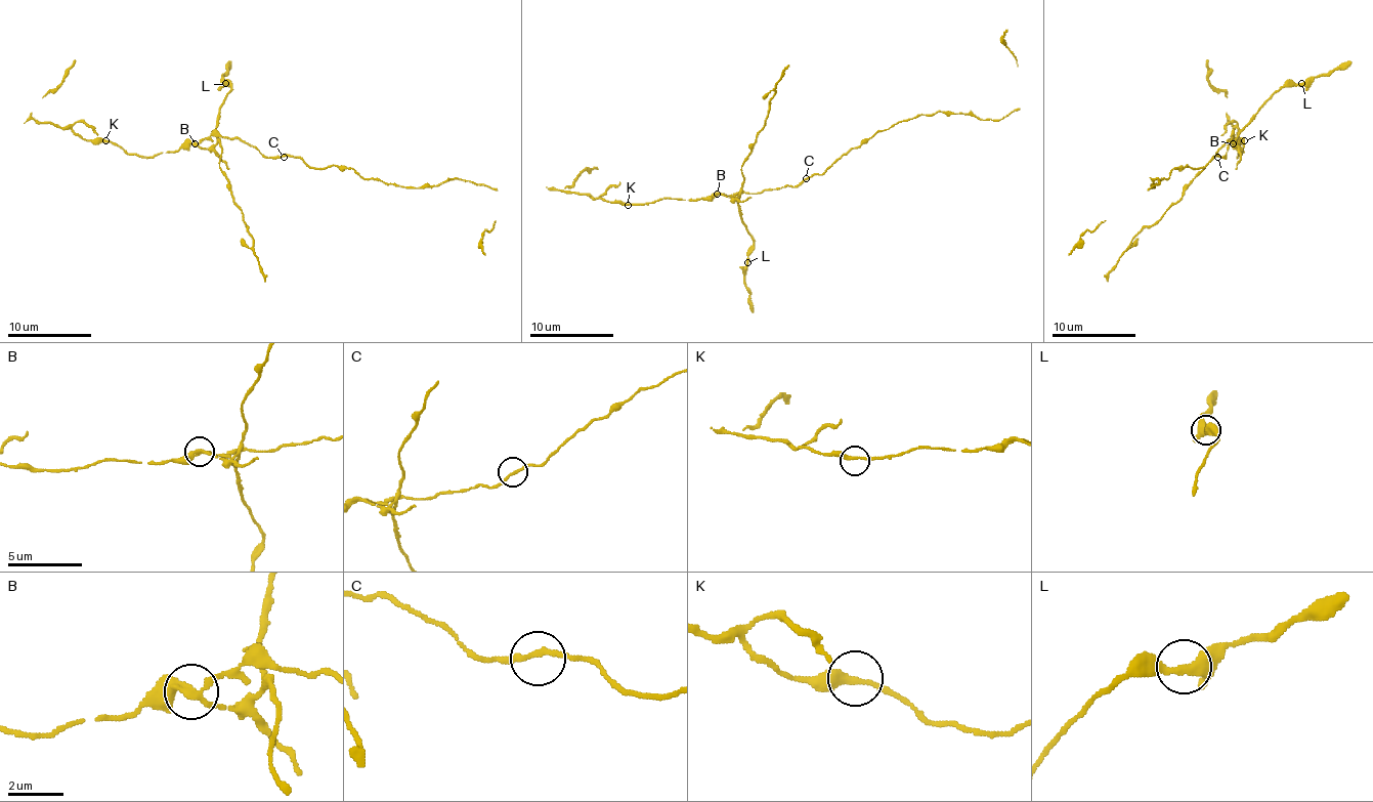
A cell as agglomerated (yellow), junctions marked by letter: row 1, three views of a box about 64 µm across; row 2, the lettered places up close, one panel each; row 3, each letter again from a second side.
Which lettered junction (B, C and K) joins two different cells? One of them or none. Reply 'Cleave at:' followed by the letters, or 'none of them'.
Cleave at: B

